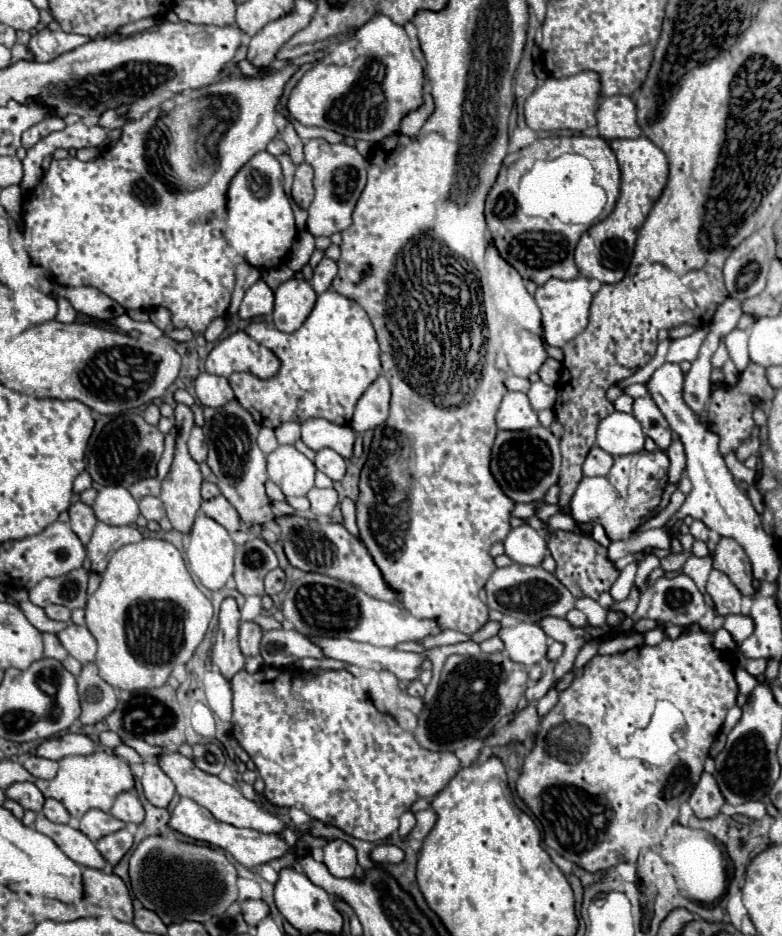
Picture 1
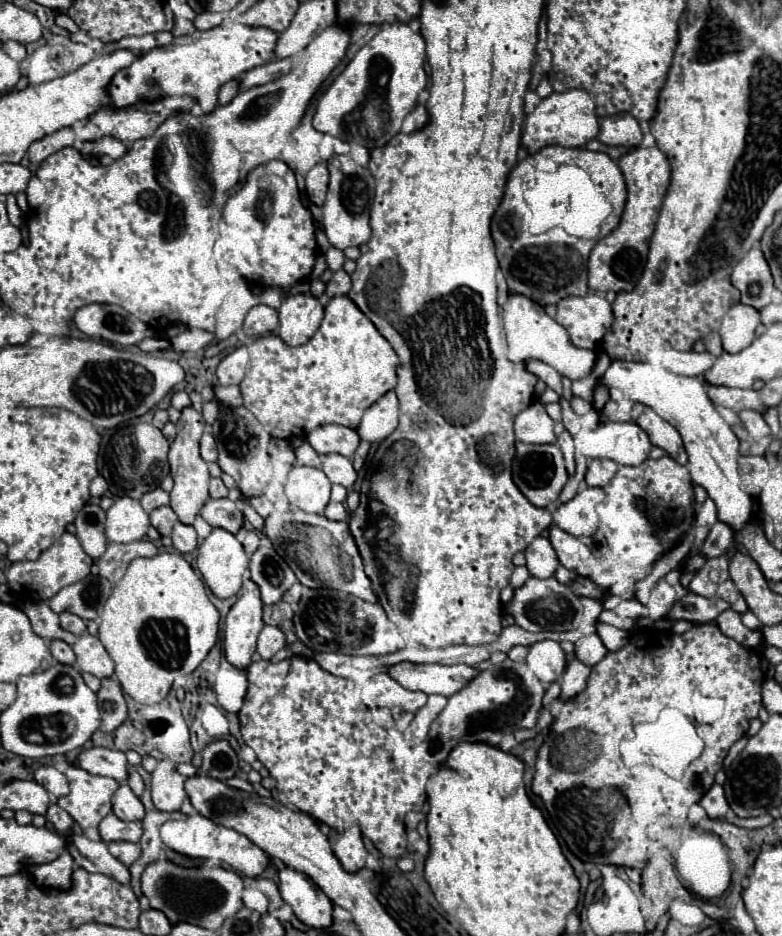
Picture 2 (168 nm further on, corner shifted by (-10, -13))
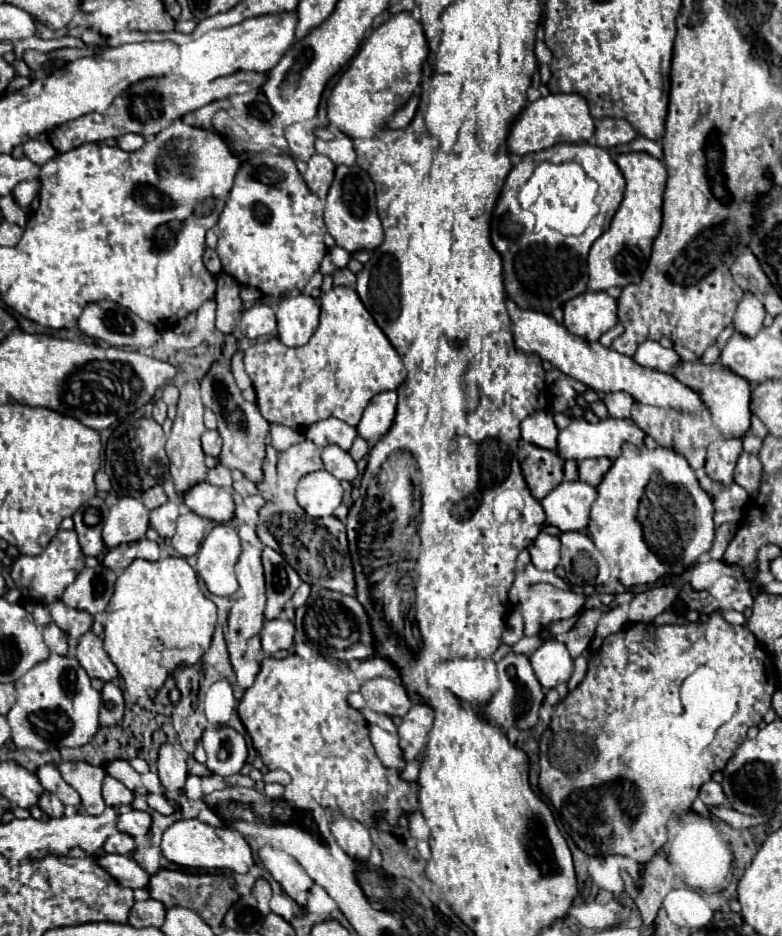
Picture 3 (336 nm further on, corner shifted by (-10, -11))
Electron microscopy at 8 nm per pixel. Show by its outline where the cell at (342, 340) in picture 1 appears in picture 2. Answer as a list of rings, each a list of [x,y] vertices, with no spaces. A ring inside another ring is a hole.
[[[348,297],[330,299],[318,331],[306,345],[290,347],[278,335],[262,335],[248,345],[248,351],[250,365],[246,377],[240,383],[244,407],[254,413],[254,417],[274,439],[306,437],[312,429],[326,423],[338,423],[356,429],[360,425],[362,413],[386,391],[396,387],[396,351]]]

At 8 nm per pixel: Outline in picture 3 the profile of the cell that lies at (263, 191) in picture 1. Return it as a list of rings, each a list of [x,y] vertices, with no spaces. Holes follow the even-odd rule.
[[[262,153],[246,157],[240,165],[240,171],[236,173],[234,185],[216,227],[216,253],[220,257],[224,273],[234,277],[240,285],[260,289],[264,295],[278,295],[288,289],[304,289],[308,279],[320,269],[320,261],[326,253],[322,241],[326,231],[322,213],[324,203],[314,193],[310,193],[290,155]]]

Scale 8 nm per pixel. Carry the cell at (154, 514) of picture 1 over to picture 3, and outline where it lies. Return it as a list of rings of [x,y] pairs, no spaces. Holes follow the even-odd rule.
[[[164,503],[158,509],[152,509],[150,513],[150,527],[160,537],[172,537],[176,531],[176,519],[178,519],[178,505],[176,503]]]

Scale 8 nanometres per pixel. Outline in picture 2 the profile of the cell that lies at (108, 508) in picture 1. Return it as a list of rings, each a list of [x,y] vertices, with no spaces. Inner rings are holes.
[[[118,497],[106,511],[106,537],[114,543],[132,543],[146,537],[150,517],[140,501],[132,497]]]

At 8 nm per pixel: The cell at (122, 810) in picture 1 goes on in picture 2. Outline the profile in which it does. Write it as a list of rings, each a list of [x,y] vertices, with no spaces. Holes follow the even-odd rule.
[[[120,785],[112,797],[112,811],[122,821],[142,821],[144,819],[144,805],[132,793],[128,785]]]

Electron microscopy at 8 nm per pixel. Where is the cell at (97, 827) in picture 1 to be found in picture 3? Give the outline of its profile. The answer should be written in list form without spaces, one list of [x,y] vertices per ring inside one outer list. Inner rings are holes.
[[[130,809],[126,813],[116,815],[116,829],[130,835],[130,837],[148,835],[150,823],[152,823],[150,815],[144,811],[136,811],[136,809]]]

